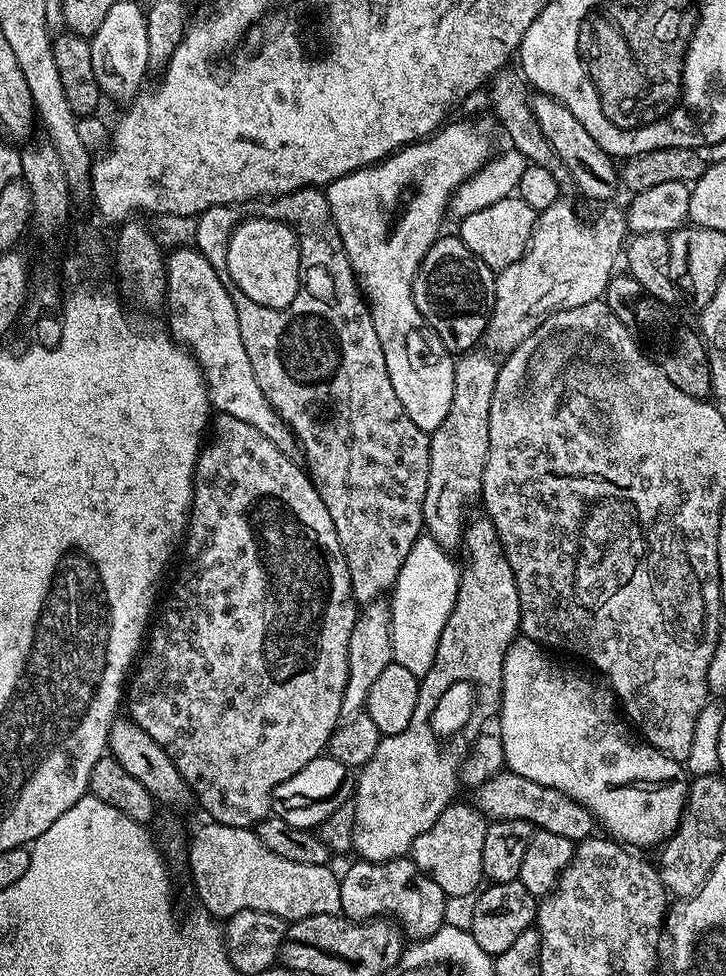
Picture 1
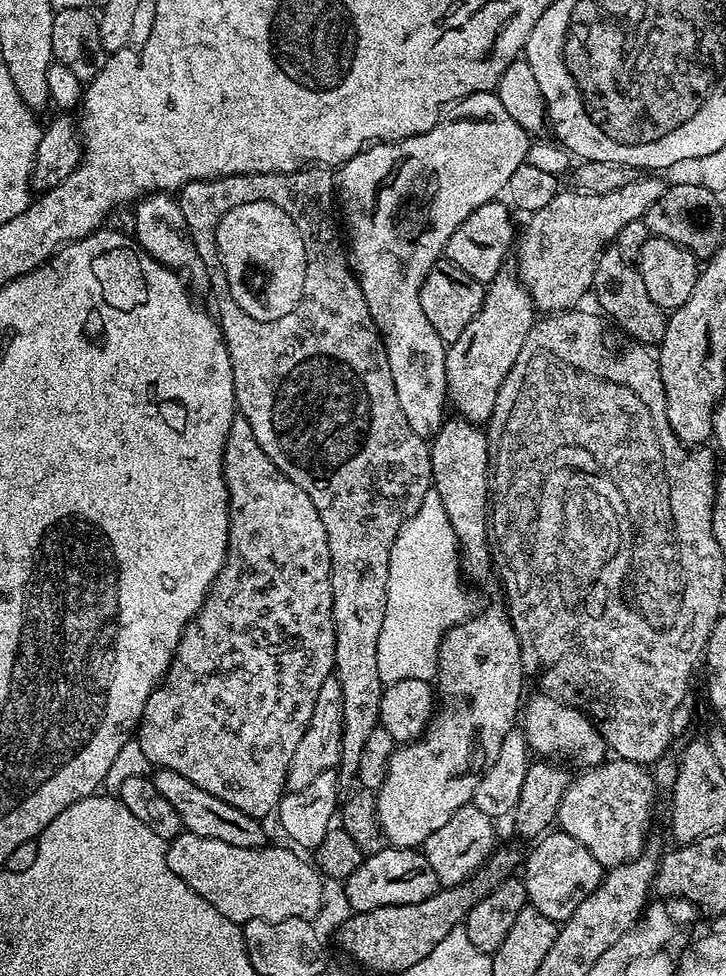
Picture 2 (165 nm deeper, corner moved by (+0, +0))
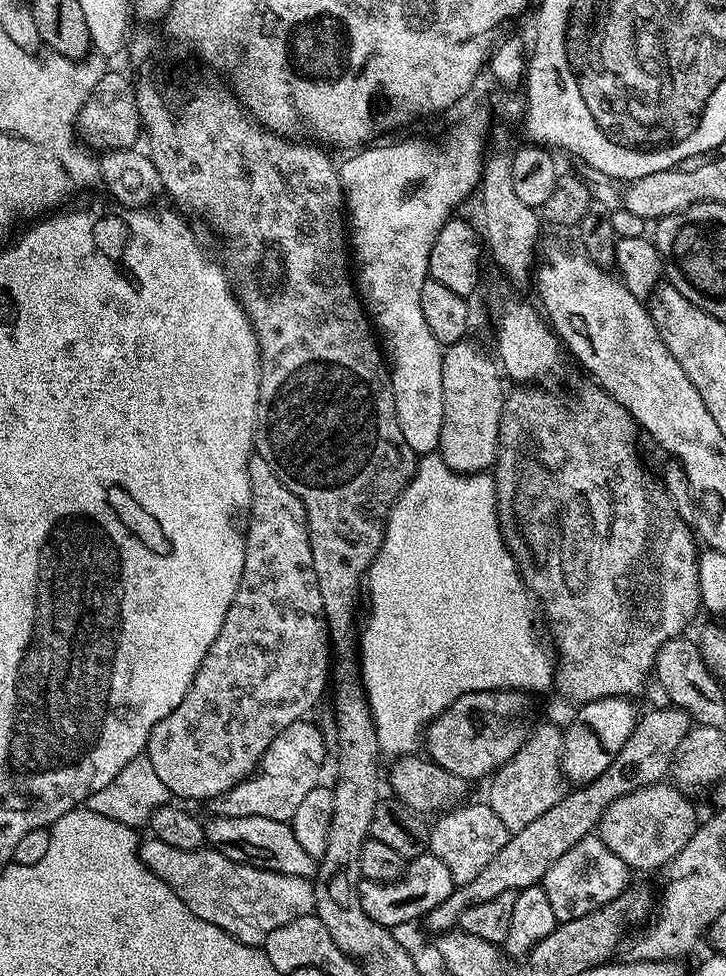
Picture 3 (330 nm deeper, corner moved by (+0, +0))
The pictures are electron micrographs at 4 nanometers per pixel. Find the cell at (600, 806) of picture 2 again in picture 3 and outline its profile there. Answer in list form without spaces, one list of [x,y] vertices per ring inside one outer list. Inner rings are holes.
[[[668,782],[651,784],[645,788],[634,790],[622,798],[618,798],[605,810],[604,817],[601,818],[598,825],[599,838],[602,842],[606,842],[606,846],[610,846],[610,850],[614,850],[614,854],[618,854],[618,858],[622,858],[622,862],[628,864],[629,869],[663,869],[679,854],[682,846],[686,846],[686,842],[690,842],[690,838],[696,833],[698,827],[696,808],[687,799],[691,800],[681,789]]]

